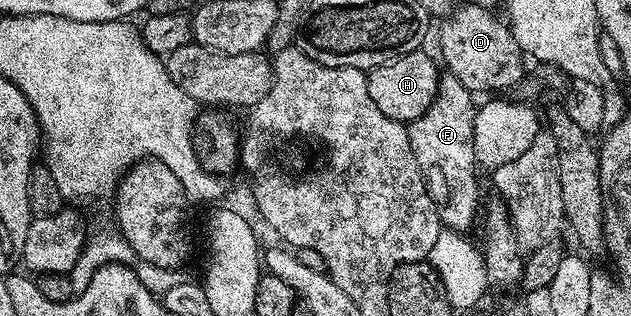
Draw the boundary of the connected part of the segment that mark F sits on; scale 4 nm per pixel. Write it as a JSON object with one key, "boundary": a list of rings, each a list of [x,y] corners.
{"boundary":[[[443,74],[439,78],[439,92],[429,110],[425,110],[421,118],[410,121],[407,128],[417,166],[421,166],[423,181],[439,212],[442,227],[453,232],[466,233],[475,215],[481,212],[473,146],[476,111],[477,100],[472,92],[461,86],[455,76]]]}

